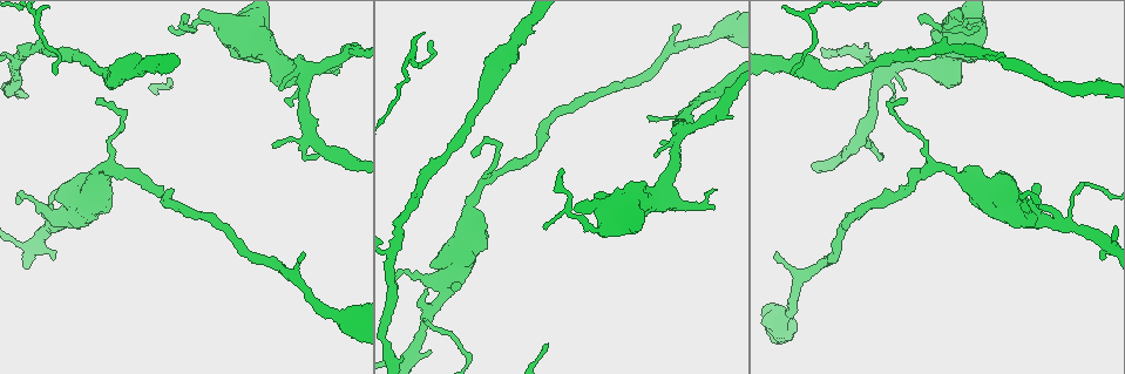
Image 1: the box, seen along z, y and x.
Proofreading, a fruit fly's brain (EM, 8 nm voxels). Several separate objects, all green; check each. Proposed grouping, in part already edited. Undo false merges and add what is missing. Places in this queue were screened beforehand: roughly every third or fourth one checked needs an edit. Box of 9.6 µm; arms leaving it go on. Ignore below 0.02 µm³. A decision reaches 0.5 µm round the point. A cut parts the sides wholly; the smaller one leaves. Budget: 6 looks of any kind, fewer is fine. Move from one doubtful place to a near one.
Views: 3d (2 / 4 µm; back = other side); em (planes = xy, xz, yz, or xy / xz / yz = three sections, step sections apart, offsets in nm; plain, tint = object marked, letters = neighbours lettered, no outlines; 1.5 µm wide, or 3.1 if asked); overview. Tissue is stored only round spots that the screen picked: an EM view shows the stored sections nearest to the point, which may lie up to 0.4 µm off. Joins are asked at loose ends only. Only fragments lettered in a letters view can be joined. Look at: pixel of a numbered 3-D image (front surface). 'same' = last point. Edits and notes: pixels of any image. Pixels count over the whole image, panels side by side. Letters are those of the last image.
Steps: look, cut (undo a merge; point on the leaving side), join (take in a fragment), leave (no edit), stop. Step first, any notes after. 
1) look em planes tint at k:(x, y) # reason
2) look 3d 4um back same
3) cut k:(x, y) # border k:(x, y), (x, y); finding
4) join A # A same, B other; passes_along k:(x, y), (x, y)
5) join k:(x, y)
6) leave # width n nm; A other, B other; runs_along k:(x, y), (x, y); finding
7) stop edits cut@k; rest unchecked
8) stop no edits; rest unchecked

look 3d 4um at 1:(1067, 221) # calibre changes

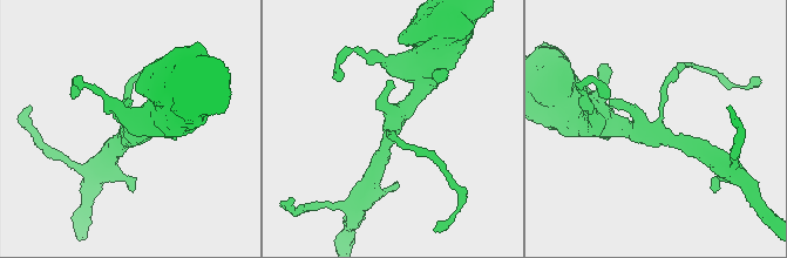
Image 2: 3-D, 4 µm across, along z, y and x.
look em yz step 4 letters at 2:(656, 128) # need the tissue

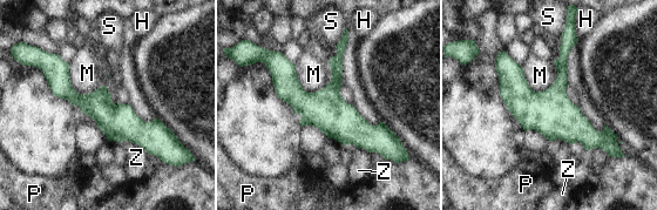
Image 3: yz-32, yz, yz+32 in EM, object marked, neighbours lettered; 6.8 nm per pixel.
leave # H other, M other, P other, S other, Z other; all the same neuron

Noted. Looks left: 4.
look em planes tint at 1:(16, 57) # sharp bend

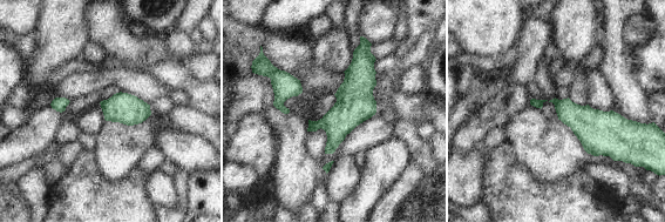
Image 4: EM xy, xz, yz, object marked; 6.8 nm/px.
look em planes letters same

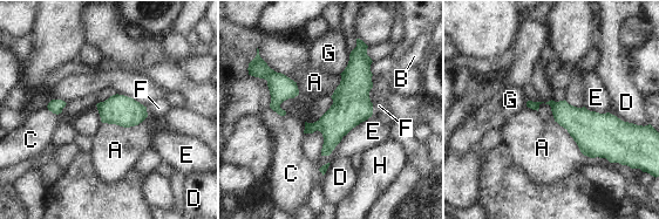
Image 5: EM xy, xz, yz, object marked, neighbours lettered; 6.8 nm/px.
leave # A other, B other, C other, D other, E other, F other, G other, H other; border 5:(554, 121), (592, 158); all the same neuron

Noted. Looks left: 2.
look 3d 2um at 1:(273, 144) # an open end

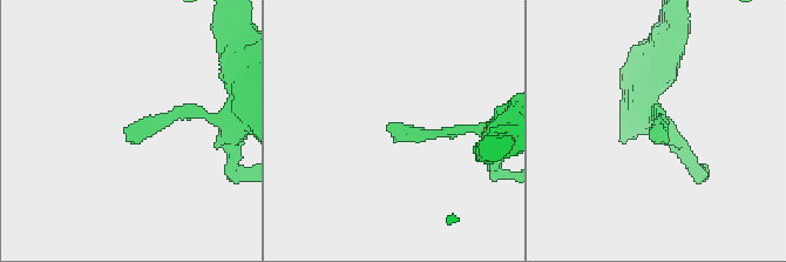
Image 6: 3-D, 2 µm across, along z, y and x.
look em yz step 8 letters at 6:(651, 126) # now the EM

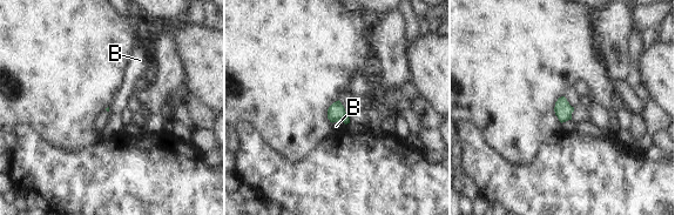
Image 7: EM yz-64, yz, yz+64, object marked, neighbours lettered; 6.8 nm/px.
leave # longest_contact B 100 nm; B other; none of them fits

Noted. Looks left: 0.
stop no edits; rest unchecked

